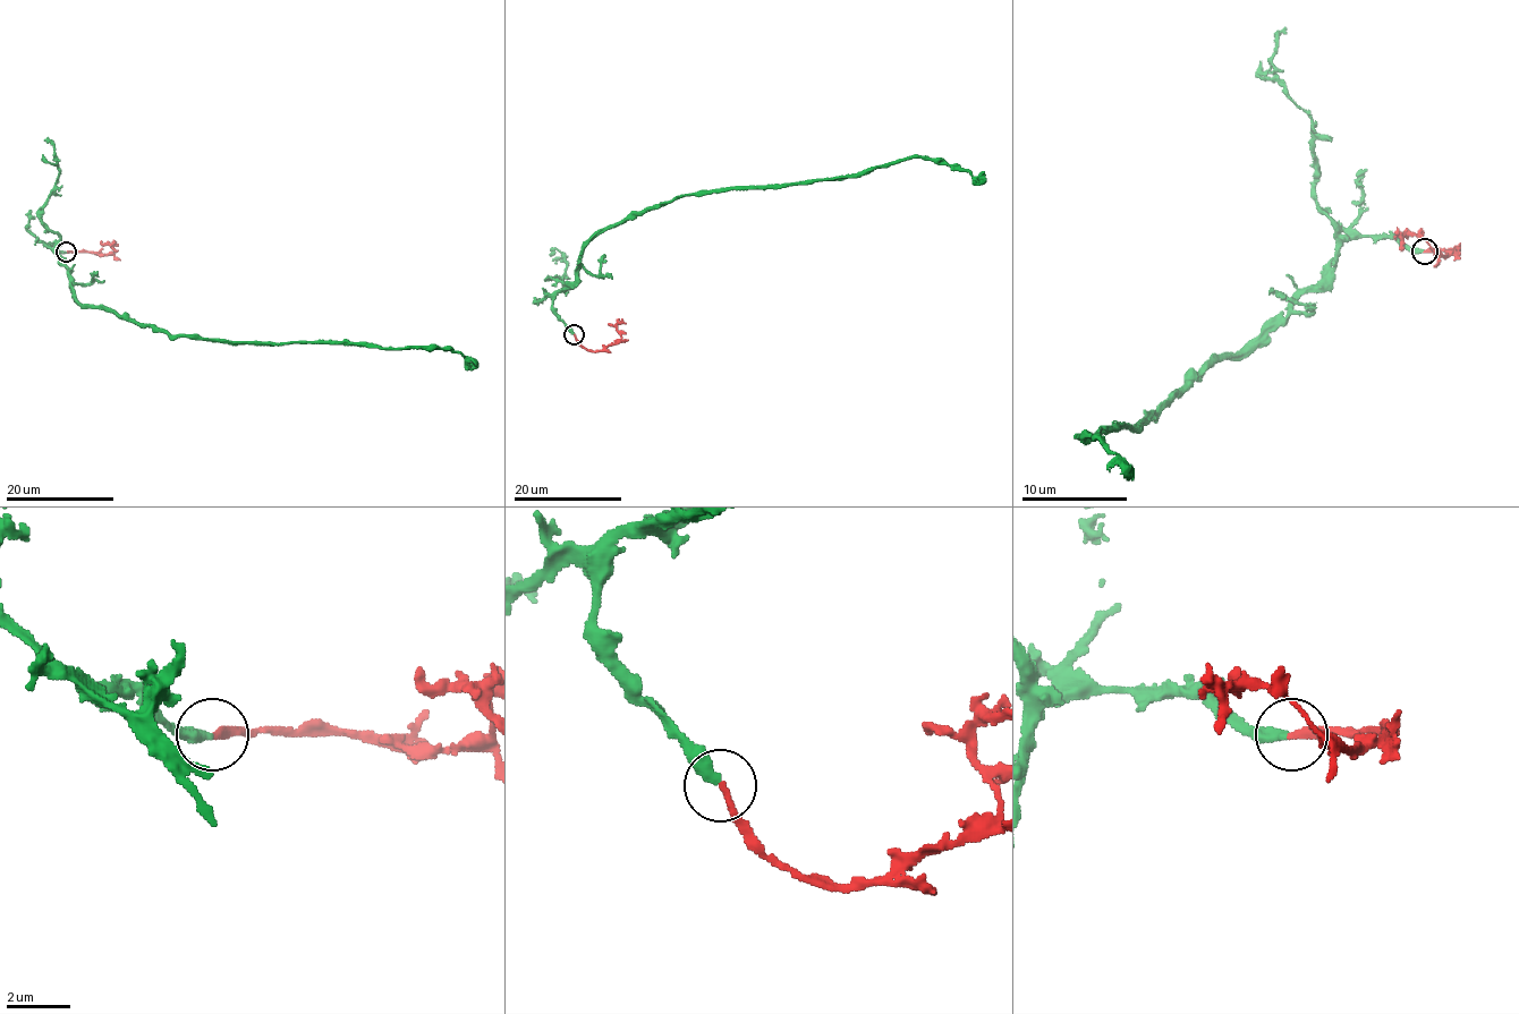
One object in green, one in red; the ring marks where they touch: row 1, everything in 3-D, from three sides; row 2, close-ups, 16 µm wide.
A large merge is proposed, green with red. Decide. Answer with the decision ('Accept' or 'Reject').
Accept

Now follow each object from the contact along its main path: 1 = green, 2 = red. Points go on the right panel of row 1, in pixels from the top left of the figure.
1: (1424, 250), (1350, 237), (1245, 352), (1215, 360), (1139, 429), (1082, 437), (1118, 456), (1120, 474)
2: (1424, 250), (1458, 250), (1440, 255), (1416, 235), (1406, 235), (1402, 247)

